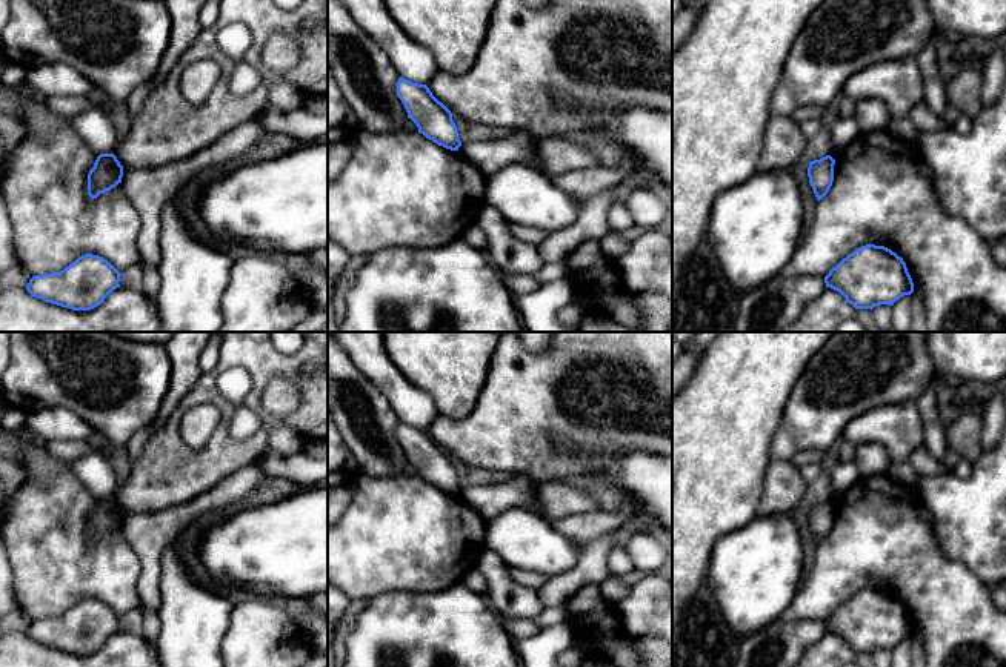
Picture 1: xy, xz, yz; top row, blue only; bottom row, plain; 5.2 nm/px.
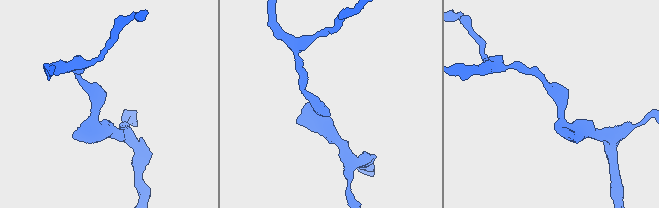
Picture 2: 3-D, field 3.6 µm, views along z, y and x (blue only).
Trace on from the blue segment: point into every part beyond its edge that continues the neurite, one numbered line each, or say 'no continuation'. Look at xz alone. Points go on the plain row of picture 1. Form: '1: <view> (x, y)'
no continuation

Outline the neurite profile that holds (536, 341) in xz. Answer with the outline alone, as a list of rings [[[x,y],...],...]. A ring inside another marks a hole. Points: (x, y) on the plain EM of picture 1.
[[[512,332],[512,334],[515,334],[521,340],[523,346],[528,350],[534,353],[541,353],[551,343],[555,332]]]

